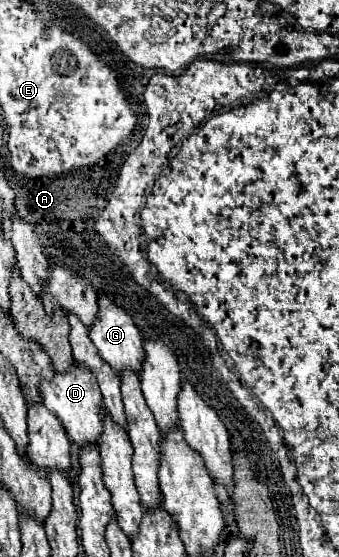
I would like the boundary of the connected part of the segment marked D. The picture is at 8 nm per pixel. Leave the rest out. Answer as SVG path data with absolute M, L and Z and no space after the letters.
M73 365L65 373L57 373L53 379L43 379L41 381L41 397L45 407L57 415L69 435L71 441L75 441L79 447L85 443L95 443L99 433L101 433L101 421L99 421L99 409L101 409L101 393L97 387L97 379L93 379L93 373L87 367Z

